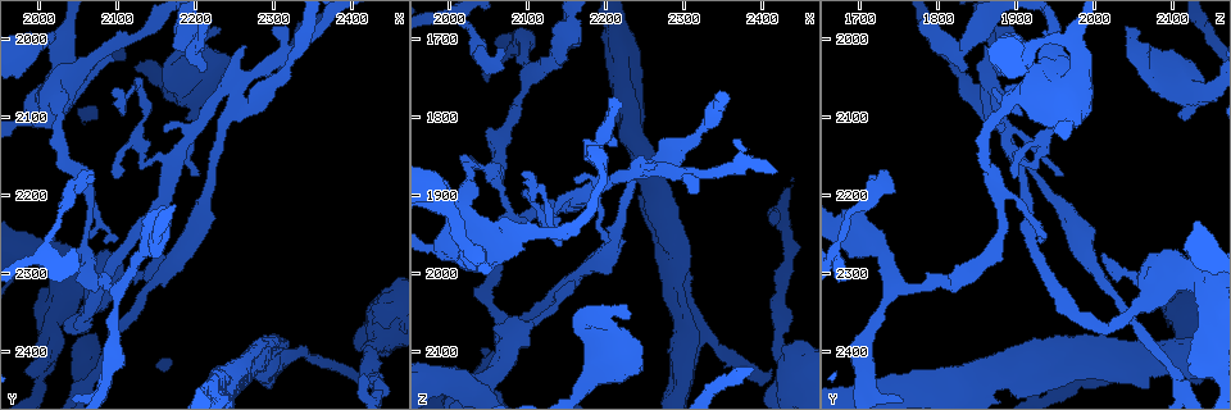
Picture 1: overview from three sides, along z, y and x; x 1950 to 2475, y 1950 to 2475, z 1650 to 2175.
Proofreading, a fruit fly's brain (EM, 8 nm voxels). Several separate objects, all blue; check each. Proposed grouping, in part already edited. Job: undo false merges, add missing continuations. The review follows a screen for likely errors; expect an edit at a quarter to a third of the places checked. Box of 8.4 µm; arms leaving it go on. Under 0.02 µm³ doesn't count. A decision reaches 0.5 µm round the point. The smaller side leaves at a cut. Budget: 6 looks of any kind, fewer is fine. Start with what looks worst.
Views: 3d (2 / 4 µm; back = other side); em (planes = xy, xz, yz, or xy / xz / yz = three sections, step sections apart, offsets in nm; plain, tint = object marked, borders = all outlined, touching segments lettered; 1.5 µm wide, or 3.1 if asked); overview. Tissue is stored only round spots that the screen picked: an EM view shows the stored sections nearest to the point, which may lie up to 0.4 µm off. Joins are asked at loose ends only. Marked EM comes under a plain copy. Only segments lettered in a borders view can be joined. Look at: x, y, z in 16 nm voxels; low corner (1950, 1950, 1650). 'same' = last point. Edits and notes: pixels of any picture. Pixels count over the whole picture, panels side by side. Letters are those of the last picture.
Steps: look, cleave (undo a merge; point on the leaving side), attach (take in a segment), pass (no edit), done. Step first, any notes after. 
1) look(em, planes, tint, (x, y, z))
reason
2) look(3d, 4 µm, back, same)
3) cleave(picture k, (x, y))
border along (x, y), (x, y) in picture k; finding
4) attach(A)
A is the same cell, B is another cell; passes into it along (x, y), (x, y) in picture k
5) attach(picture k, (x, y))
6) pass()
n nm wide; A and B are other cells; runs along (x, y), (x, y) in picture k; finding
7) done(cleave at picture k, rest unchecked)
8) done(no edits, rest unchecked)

look(3d, 4 µm, (2410, 2440, 2125))
an open end

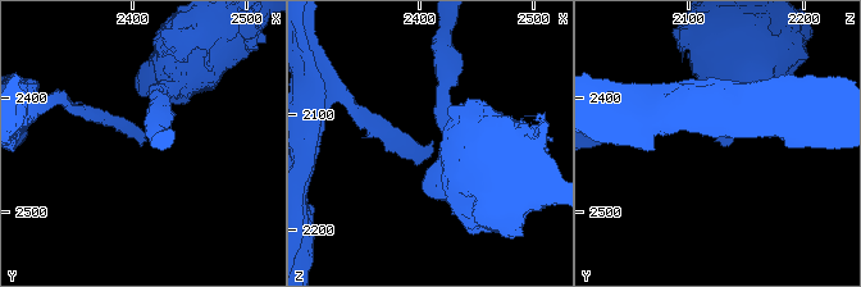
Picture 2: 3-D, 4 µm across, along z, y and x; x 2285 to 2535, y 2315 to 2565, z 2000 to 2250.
look(em, planes, tint, (2412, 2436, 2126))

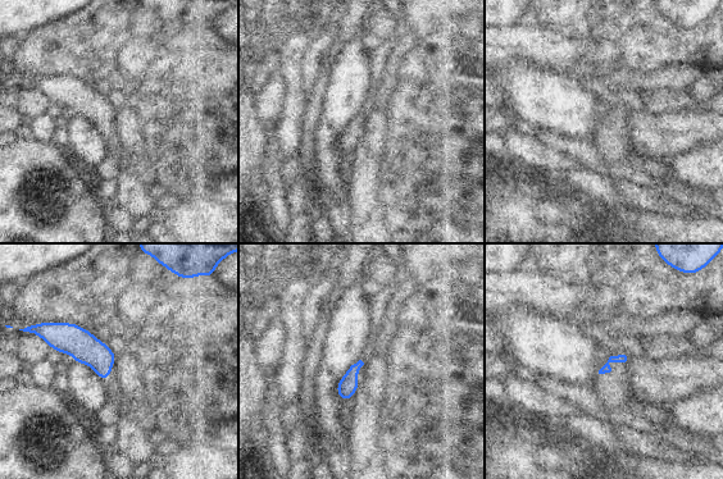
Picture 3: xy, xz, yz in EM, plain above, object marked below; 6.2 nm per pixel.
look(em, planes, borders, same)

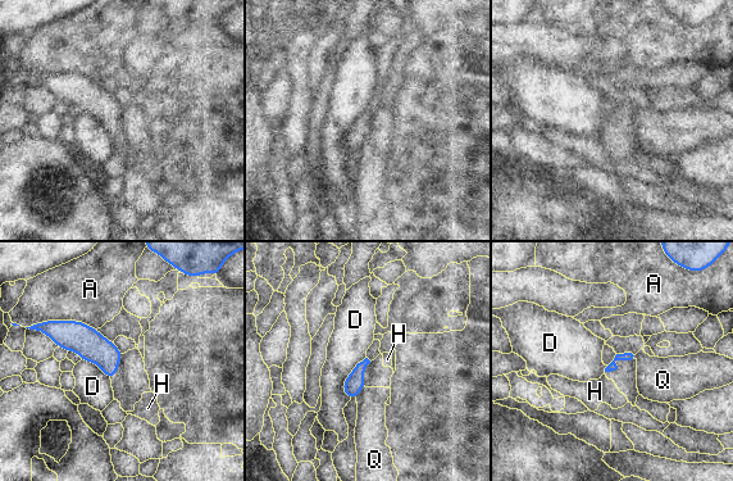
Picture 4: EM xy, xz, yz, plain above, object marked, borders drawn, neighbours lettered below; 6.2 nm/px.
pass()
A touches over 320 nm; A, D, H and Q are other cells; border along (365, 357), (344, 381), (347, 399) in picture 4; none of them fits

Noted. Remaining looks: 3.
look(3d, 4 µm, (2205, 2170, 1960))

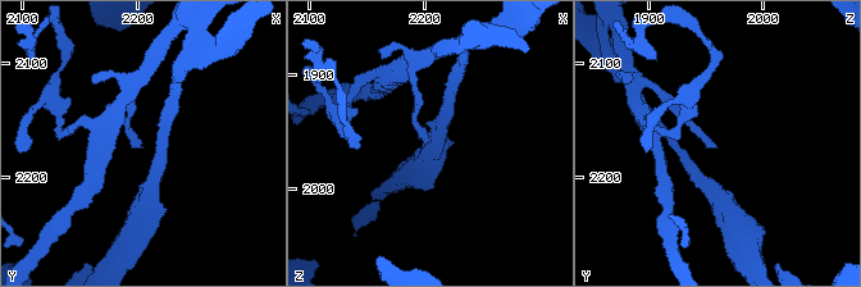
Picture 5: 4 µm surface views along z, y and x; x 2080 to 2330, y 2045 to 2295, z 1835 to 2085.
look(em, planes, borders, (2202, 2176, 1962))

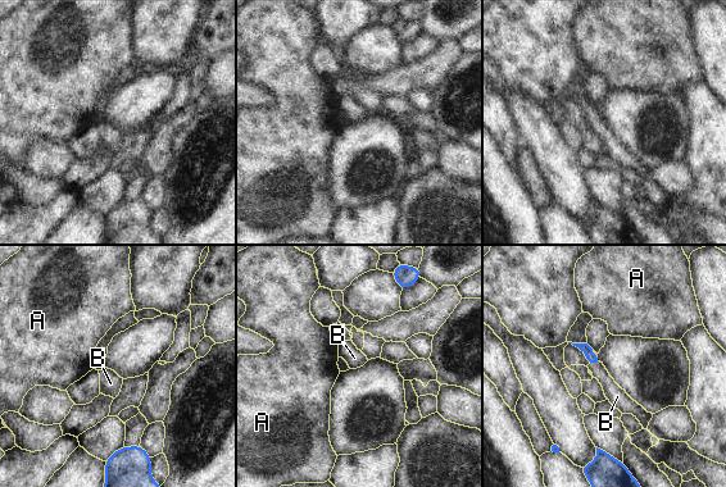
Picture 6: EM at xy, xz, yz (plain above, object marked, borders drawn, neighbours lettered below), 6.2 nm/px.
attach(B)
B is the same cell, A is another cell; the neuron continues

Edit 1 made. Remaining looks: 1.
done(attach at picture 6, rest unchecked)

